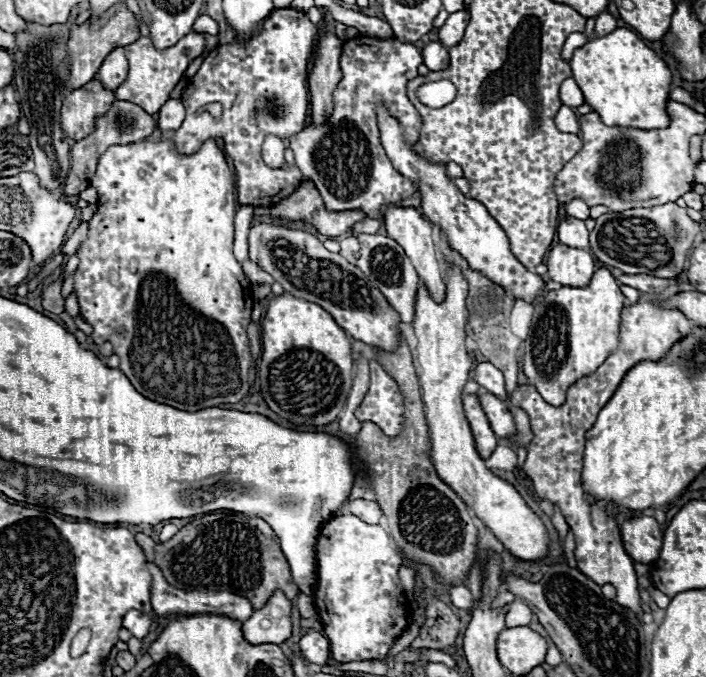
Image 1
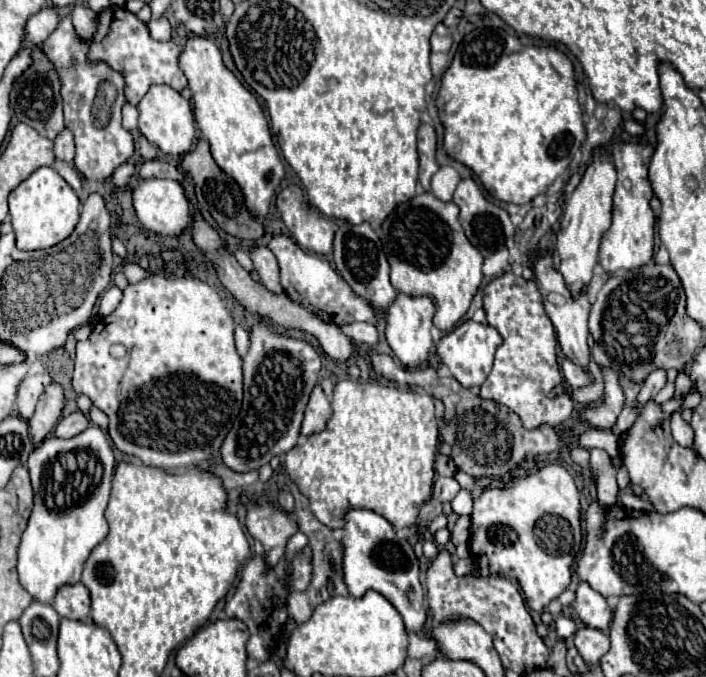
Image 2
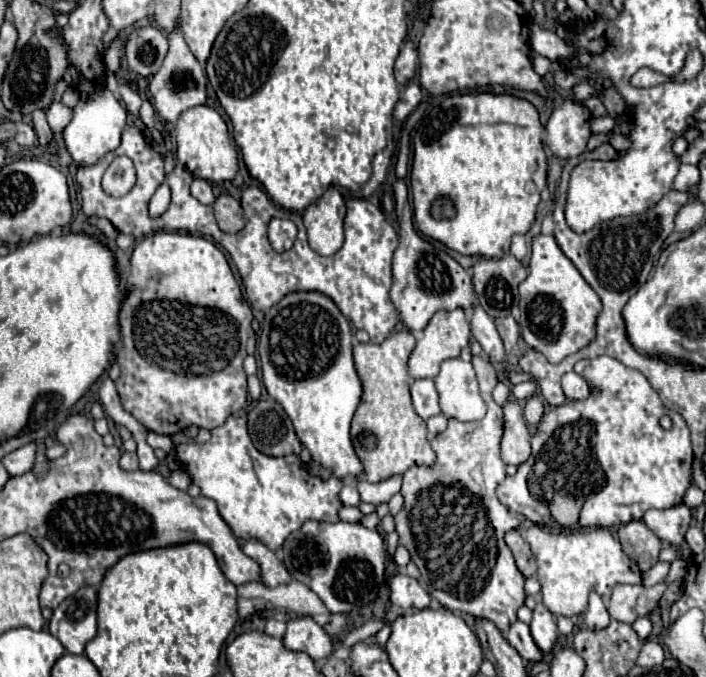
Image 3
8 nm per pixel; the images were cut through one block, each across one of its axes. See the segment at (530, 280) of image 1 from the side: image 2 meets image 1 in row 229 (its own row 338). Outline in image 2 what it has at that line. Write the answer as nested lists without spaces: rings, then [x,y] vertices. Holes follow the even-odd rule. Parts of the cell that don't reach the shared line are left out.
[[[466,320],[460,326],[456,326],[452,332],[448,332],[446,336],[440,338],[440,342],[436,344],[436,354],[442,360],[442,364],[446,364],[450,368],[452,376],[464,388],[478,388],[490,374],[492,362],[494,362],[494,352],[500,344],[502,344],[502,336],[498,334],[498,330],[494,330],[488,324],[478,324],[474,320]]]

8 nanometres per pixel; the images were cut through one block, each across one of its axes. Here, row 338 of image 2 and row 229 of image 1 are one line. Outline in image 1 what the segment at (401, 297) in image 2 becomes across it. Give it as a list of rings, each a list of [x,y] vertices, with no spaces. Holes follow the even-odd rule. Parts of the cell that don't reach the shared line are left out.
[[[390,206],[384,214],[384,222],[386,222],[386,230],[388,230],[388,236],[394,238],[402,248],[404,252],[408,254],[408,258],[412,260],[416,272],[418,272],[418,278],[420,282],[428,288],[430,296],[436,300],[436,302],[442,302],[444,296],[446,296],[446,284],[442,282],[442,272],[440,272],[440,262],[436,258],[436,250],[434,250],[434,242],[432,242],[432,222],[424,220],[416,208],[400,208],[400,206]]]

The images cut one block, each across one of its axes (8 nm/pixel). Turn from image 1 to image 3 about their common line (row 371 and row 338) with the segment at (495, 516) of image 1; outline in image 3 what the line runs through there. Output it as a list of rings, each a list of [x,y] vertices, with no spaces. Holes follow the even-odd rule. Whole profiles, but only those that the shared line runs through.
[[[456,308],[456,310],[438,310],[430,318],[428,326],[424,328],[422,338],[416,342],[416,348],[410,354],[410,360],[408,360],[408,372],[410,372],[410,376],[414,376],[414,378],[434,378],[438,374],[438,370],[440,370],[440,362],[446,360],[446,358],[460,356],[460,350],[464,346],[468,346],[470,338],[472,338],[470,322],[466,320],[466,312],[462,308]]]

